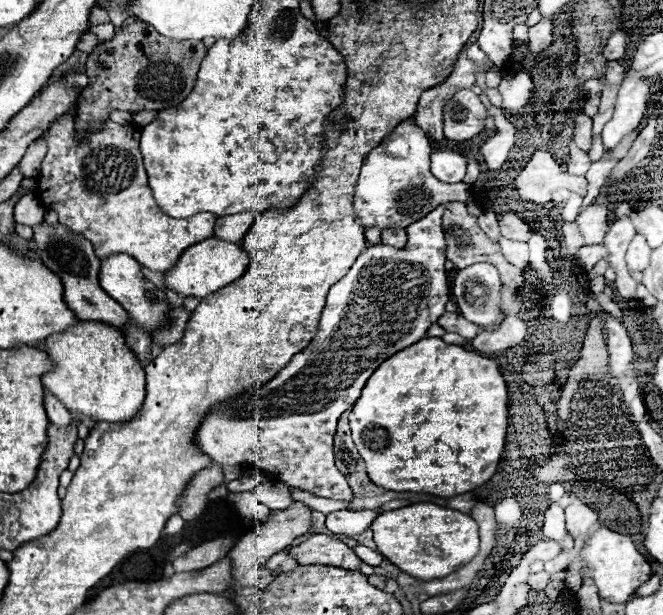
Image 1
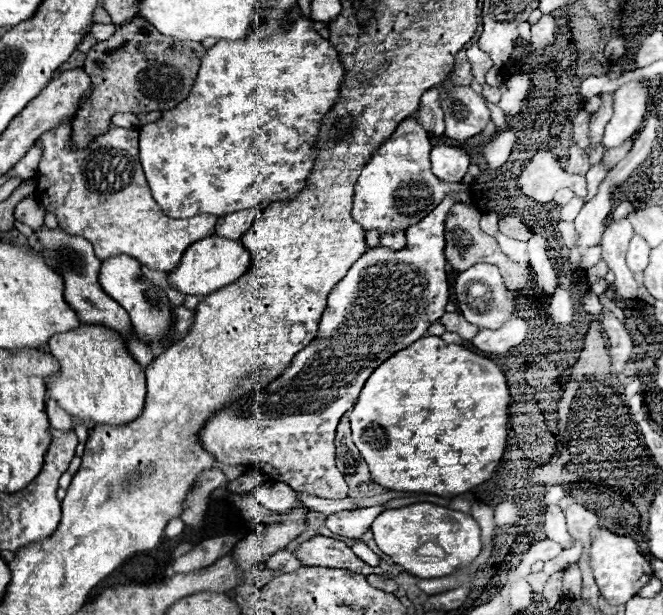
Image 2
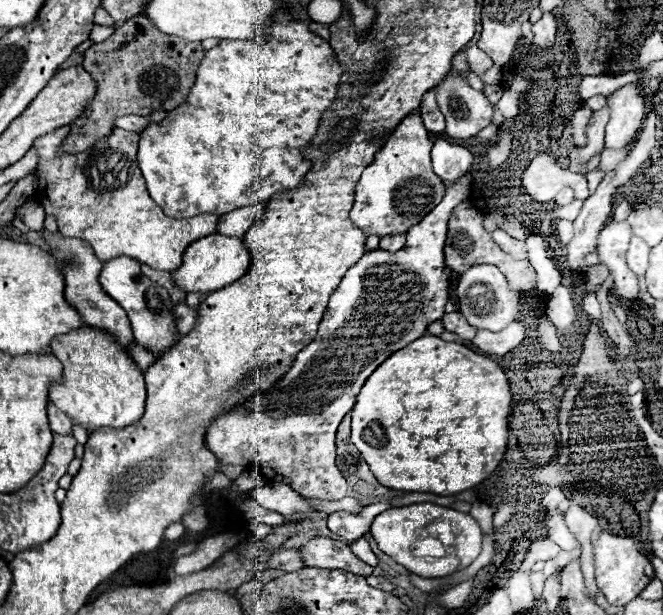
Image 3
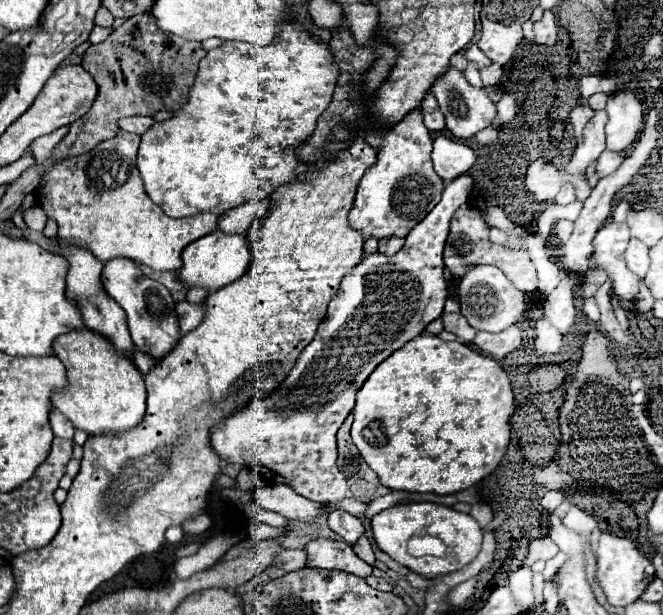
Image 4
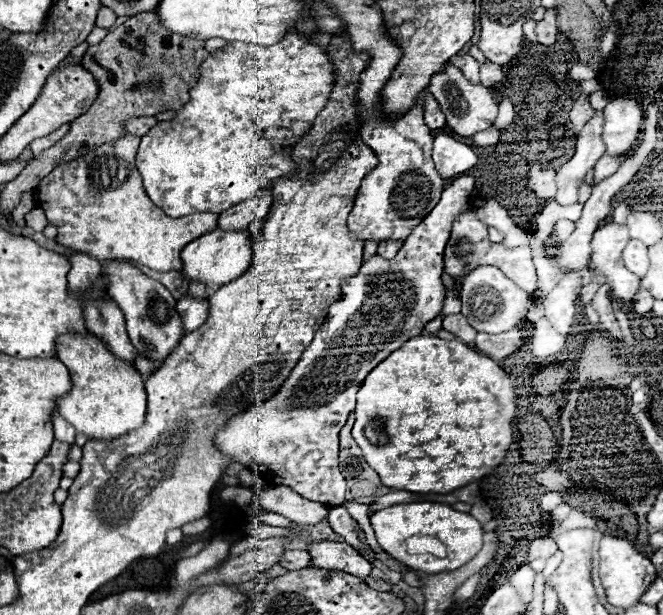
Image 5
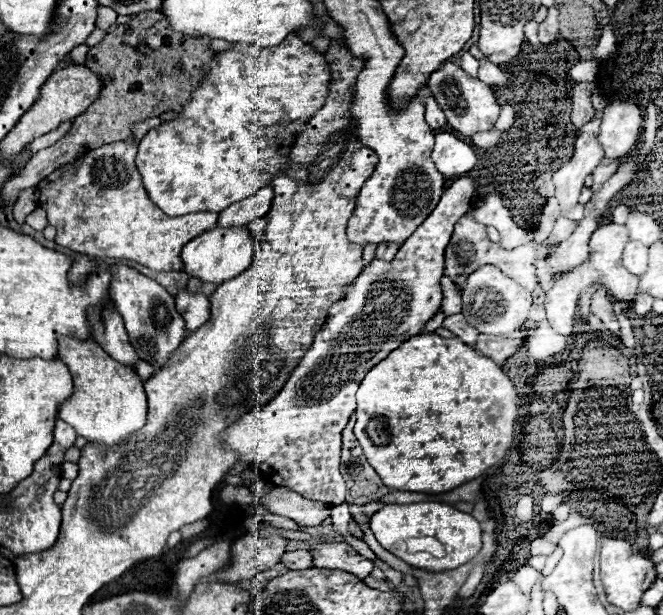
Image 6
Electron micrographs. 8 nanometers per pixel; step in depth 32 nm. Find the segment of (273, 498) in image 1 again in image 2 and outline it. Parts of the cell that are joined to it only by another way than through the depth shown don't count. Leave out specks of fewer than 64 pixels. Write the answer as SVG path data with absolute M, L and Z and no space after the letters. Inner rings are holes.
M284 482L258 486L252 494L272 512L288 512L302 504L300 500L296 500L296 492L290 486L286 486Z

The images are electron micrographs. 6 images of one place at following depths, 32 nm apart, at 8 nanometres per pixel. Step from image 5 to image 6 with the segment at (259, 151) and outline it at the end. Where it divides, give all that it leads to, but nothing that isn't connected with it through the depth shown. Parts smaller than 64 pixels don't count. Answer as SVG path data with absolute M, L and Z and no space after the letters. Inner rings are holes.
M288 34L286 40L282 40L278 46L272 46L272 48L232 44L228 50L216 52L214 58L210 62L206 62L206 68L208 70L204 72L204 82L200 82L198 90L194 90L192 100L182 108L178 118L170 120L170 122L162 122L160 126L148 130L148 134L140 140L140 146L138 146L136 166L142 174L144 188L150 196L150 200L156 206L160 206L168 216L184 216L184 214L192 214L192 212L222 212L228 206L232 206L234 202L240 202L242 198L252 198L260 186L272 184L274 176L280 174L282 170L286 170L286 166L290 166L288 154L290 154L290 146L294 144L294 138L302 132L302 126L324 104L326 94L330 90L330 64L326 62L326 56L320 54L312 44L306 44L304 40L300 40L296 34Z

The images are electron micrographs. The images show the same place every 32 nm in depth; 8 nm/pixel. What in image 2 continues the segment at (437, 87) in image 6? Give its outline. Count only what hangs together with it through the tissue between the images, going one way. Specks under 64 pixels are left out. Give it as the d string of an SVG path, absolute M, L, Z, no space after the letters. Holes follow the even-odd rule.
M454 86L454 90L442 98L442 110L446 120L444 136L452 140L468 140L480 134L490 120L490 110L482 94L476 94L468 86Z

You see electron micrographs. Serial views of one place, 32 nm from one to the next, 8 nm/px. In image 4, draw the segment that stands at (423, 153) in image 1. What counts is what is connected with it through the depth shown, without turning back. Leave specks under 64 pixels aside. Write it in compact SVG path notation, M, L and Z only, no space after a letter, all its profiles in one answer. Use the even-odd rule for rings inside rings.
M416 108L396 126L388 130L368 132L366 142L378 148L376 166L370 166L356 190L354 208L350 210L350 226L362 232L364 238L406 236L422 218L440 202L444 180L434 172L430 152L430 130L422 122L422 112Z

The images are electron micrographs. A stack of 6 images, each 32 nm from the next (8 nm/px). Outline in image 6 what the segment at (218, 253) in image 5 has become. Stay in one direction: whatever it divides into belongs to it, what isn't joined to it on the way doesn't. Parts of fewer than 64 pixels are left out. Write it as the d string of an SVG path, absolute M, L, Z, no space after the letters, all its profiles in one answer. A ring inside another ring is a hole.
M214 228L194 238L182 248L184 272L202 282L218 286L248 270L248 266L252 264L252 254L254 254L254 238L248 228Z

